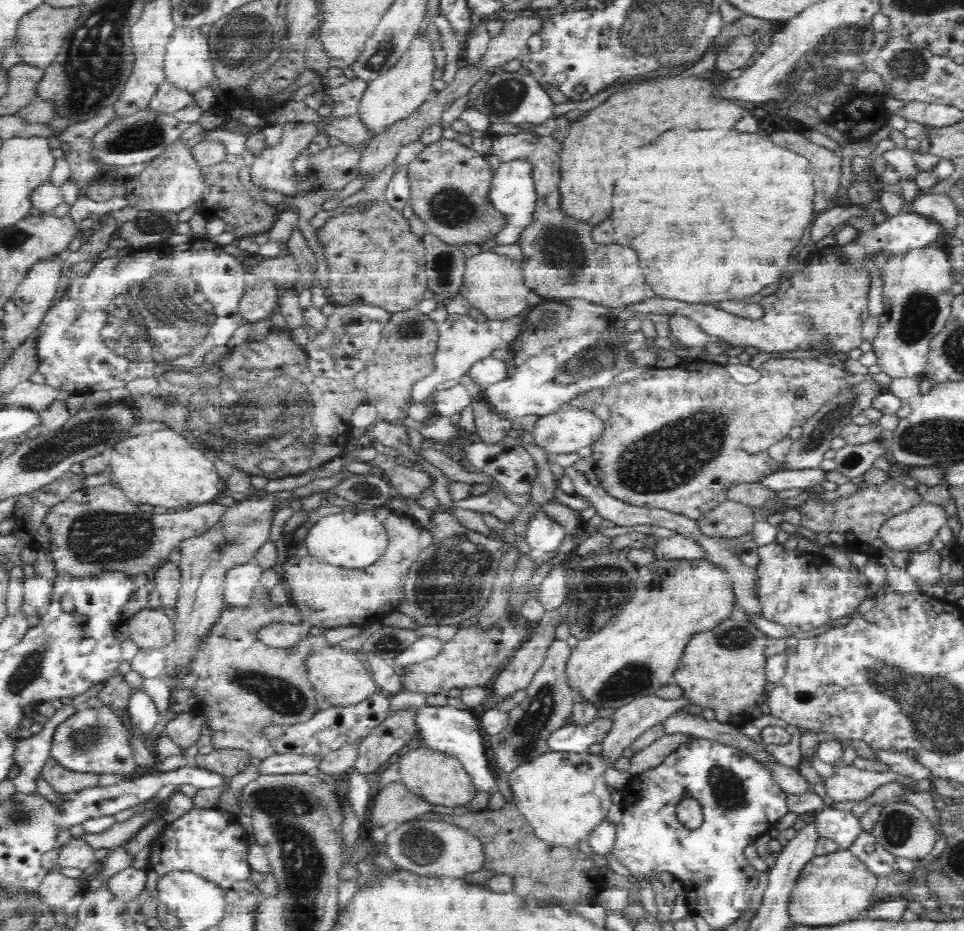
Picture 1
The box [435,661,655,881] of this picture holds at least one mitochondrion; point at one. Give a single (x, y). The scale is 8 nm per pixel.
(525, 737)

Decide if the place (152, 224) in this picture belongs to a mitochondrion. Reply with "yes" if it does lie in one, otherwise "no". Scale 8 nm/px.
yes

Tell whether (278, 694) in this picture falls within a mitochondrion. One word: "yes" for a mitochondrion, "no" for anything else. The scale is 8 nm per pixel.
yes

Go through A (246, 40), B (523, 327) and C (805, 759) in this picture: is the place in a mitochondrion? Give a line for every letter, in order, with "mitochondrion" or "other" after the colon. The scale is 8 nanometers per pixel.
A: mitochondrion
B: other
C: other

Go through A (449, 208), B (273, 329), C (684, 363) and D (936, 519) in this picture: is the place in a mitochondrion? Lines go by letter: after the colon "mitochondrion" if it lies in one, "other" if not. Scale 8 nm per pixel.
A: mitochondrion
B: other
C: other
D: other

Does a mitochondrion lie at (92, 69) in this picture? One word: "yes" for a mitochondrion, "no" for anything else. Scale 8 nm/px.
yes

